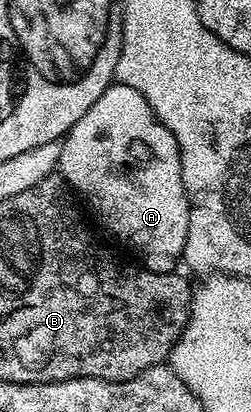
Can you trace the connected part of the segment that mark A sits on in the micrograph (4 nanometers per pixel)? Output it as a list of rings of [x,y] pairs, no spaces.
[[[117,81],[110,84],[108,89],[104,89],[104,93],[100,93],[100,97],[96,101],[96,105],[92,105],[92,109],[88,109],[88,113],[84,113],[84,117],[80,117],[80,121],[76,121],[76,125],[72,125],[72,129],[67,131],[61,140],[62,148],[60,149],[60,159],[58,171],[61,178],[70,184],[71,188],[77,194],[82,194],[86,198],[88,206],[94,210],[94,215],[119,239],[122,243],[130,243],[132,250],[138,254],[137,262],[145,267],[148,271],[156,273],[171,274],[175,270],[174,267],[180,263],[182,254],[184,253],[184,245],[188,237],[188,217],[190,216],[190,202],[186,196],[184,189],[184,177],[182,176],[182,166],[180,165],[180,149],[176,145],[176,137],[172,137],[172,133],[163,123],[158,120],[156,113],[152,113],[152,109],[148,105],[148,101],[144,101],[144,97],[140,93],[136,93],[136,89],[132,89],[128,85]]]

